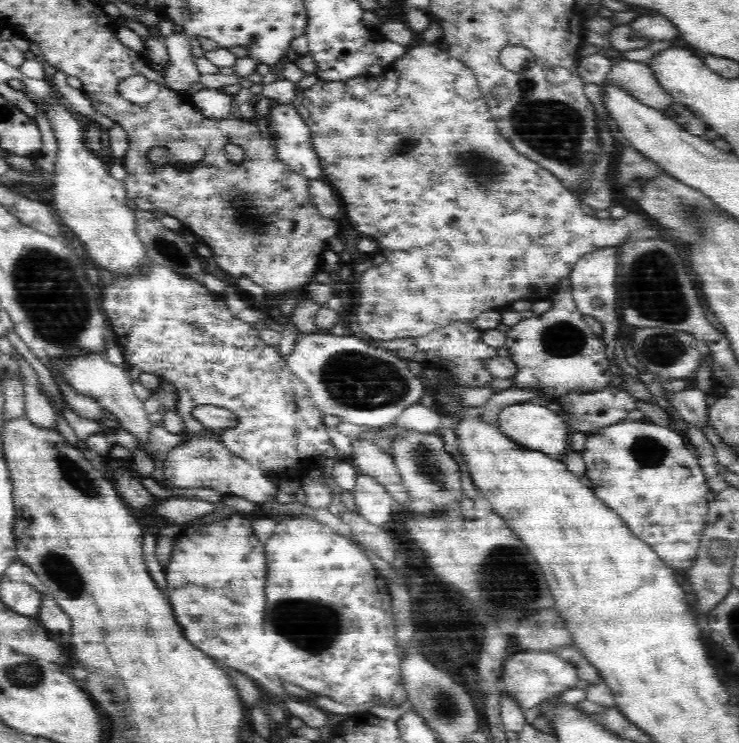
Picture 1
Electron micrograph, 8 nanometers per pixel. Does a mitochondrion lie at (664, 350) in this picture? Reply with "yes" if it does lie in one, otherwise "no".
yes

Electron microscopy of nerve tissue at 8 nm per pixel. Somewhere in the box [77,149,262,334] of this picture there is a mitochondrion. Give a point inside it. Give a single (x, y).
(172, 252)

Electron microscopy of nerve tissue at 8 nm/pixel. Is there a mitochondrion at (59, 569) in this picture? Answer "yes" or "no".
yes

